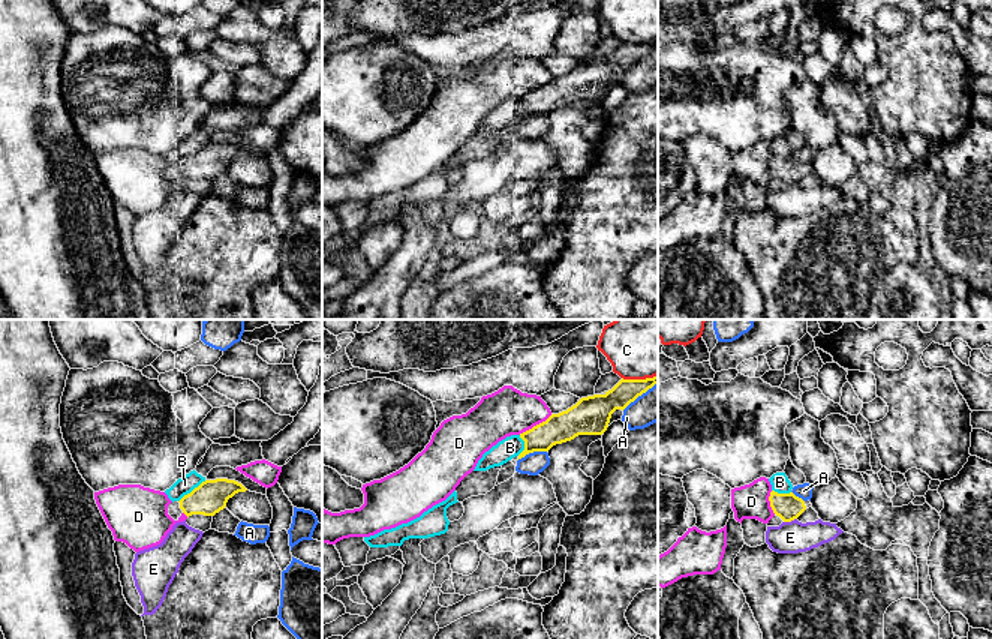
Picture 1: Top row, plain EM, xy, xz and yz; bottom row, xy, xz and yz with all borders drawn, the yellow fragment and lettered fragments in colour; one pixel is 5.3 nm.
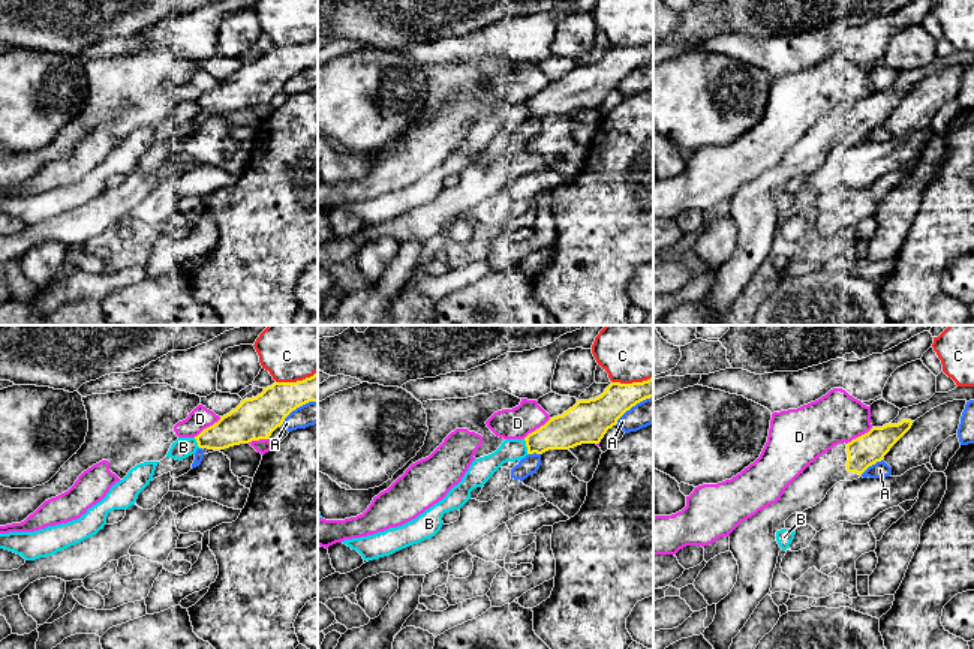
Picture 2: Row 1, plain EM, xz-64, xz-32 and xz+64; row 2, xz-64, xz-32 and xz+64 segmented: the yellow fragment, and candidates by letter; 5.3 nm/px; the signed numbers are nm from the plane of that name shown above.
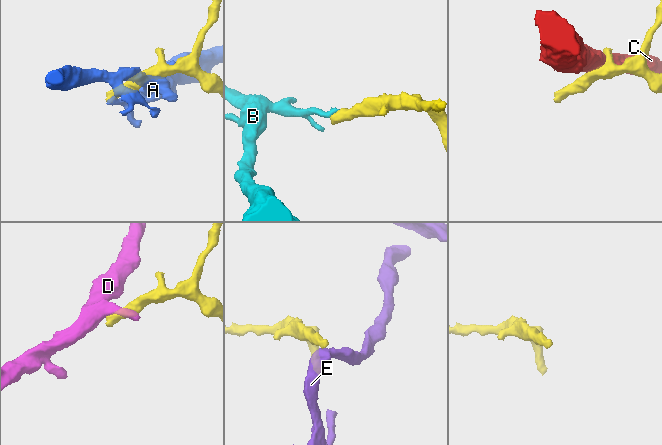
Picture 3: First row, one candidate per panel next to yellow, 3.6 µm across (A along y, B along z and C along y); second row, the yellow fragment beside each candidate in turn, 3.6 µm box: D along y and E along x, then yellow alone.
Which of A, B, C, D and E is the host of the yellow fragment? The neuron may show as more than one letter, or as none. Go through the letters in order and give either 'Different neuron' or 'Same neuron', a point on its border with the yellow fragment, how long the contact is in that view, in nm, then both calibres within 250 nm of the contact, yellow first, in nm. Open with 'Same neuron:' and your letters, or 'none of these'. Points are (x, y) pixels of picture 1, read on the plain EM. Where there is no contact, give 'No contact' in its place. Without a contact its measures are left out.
Same neuron: none of these
A: Different neuron. Touches yellow at xz (531, 116). Shared border 170 nm. Thickness 160 nm (yellow) against 120 nm
B: Different neuron. Touches yellow at xy (194, 153). Shared border 190 nm. Thickness 180 nm (yellow) against 90 nm
C: Different neuron. Touches yellow at xz (639, 44). Shared border 190 nm. Thickness 140 nm (yellow) against 240 nm
D: Different neuron. Touches yellow at xz (537, 89). Shared border 220 nm. Thickness 180 nm (yellow) against 260 nm
E: Different neuron. Touches yellow at yz (790, 185). Shared border 80 nm. Thickness 140 nm (yellow) against 180 nm

